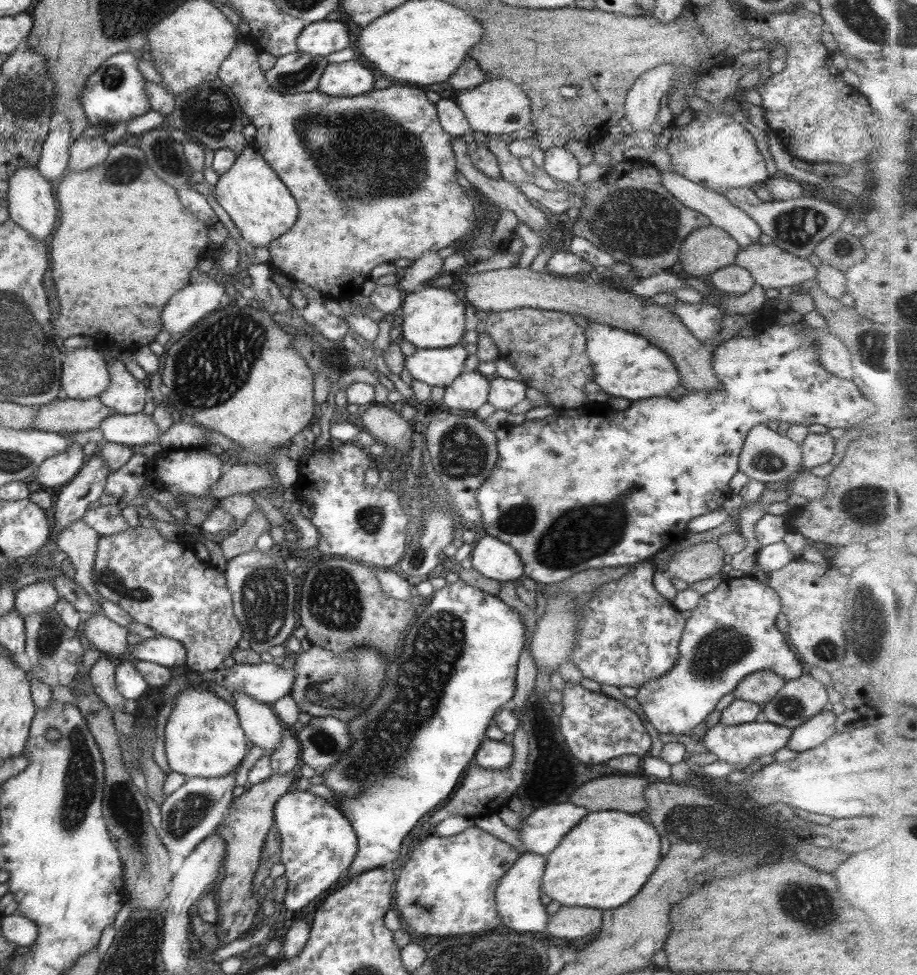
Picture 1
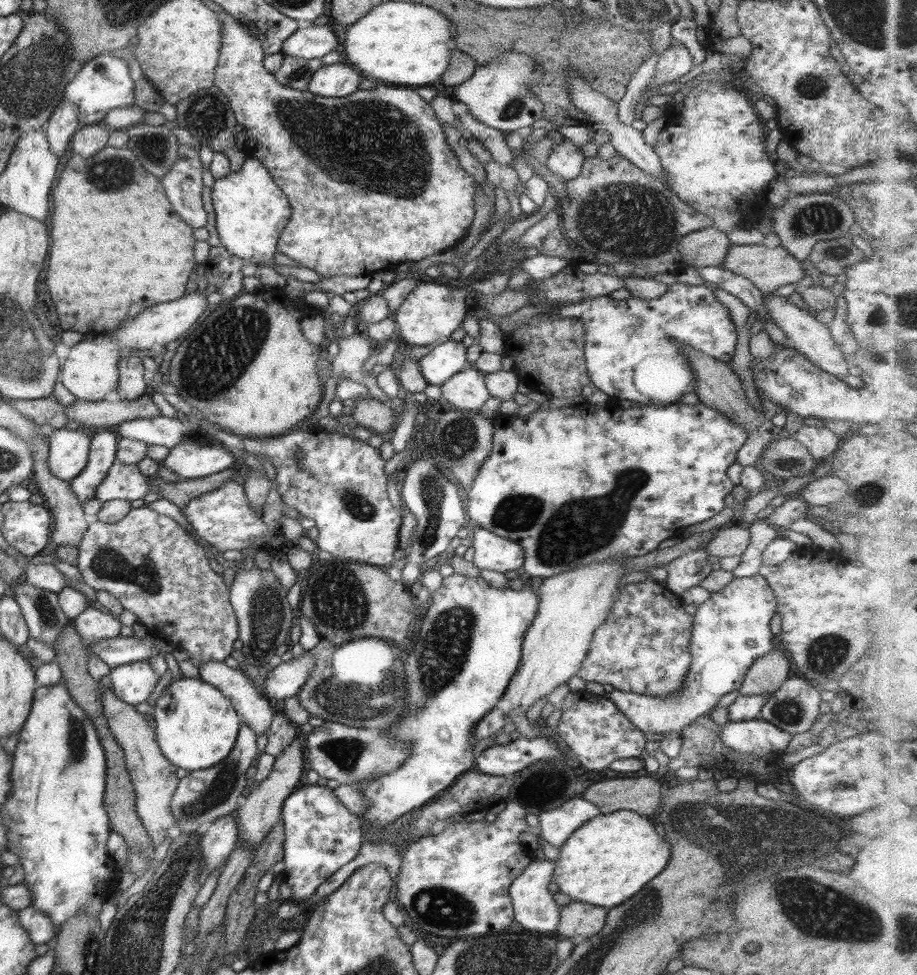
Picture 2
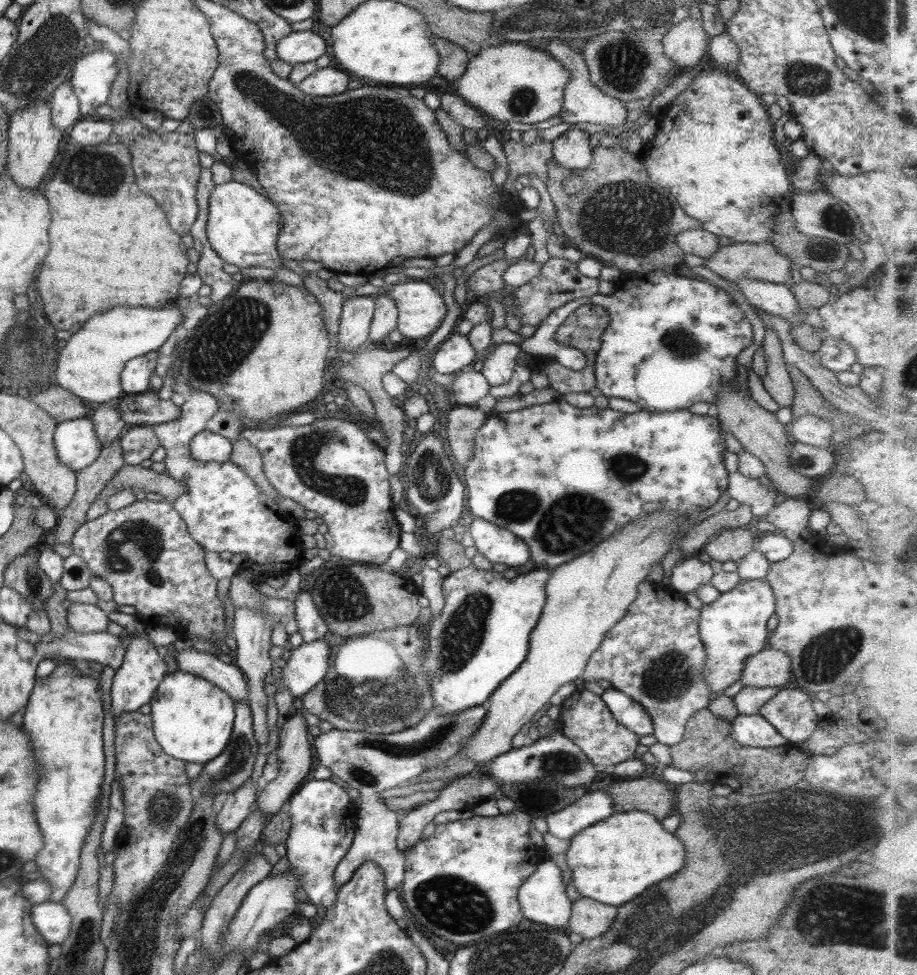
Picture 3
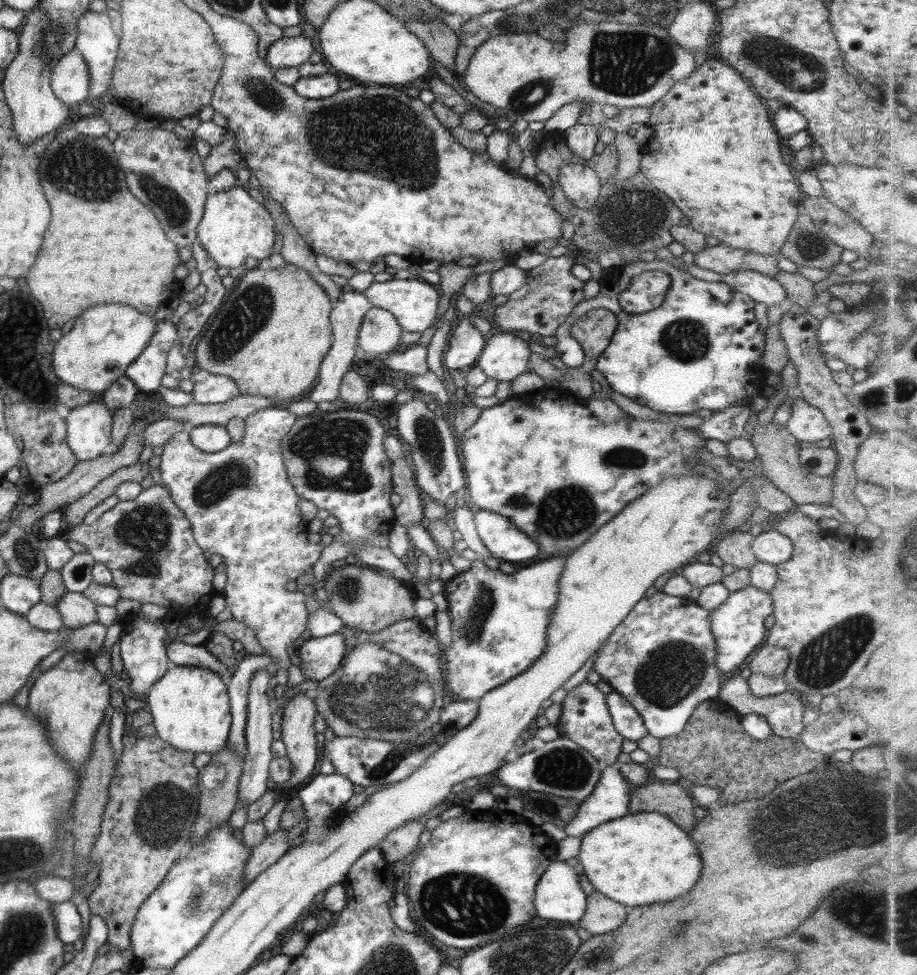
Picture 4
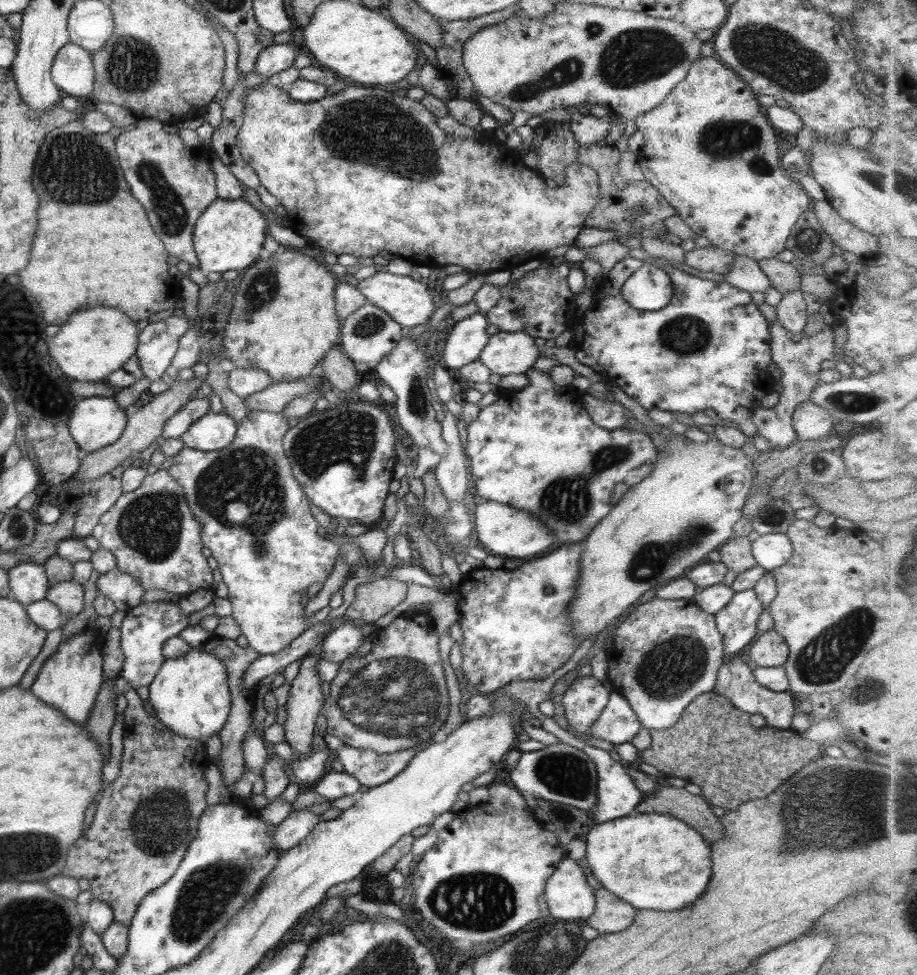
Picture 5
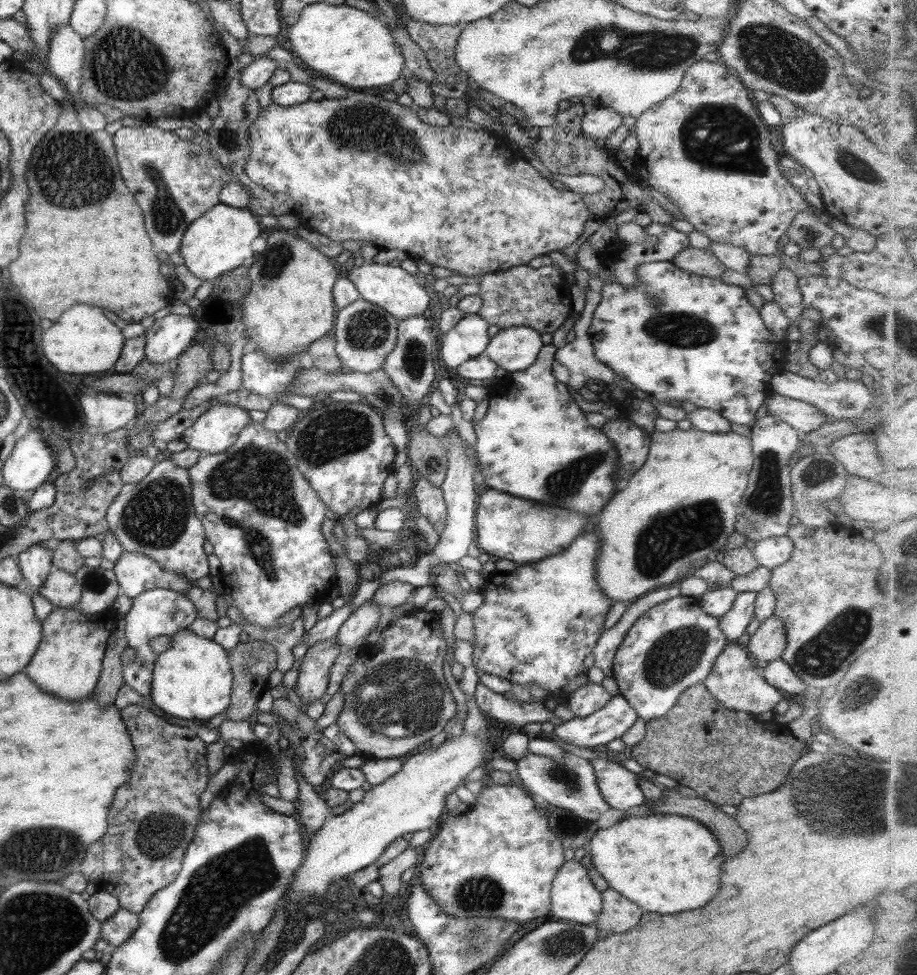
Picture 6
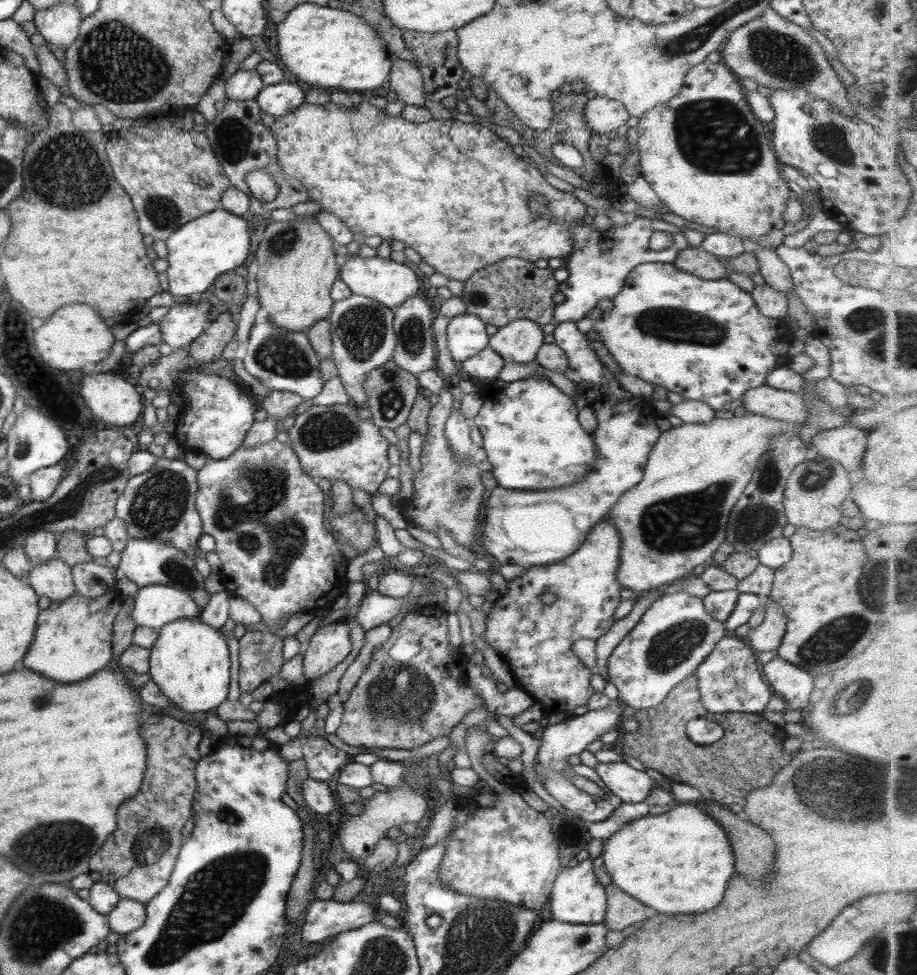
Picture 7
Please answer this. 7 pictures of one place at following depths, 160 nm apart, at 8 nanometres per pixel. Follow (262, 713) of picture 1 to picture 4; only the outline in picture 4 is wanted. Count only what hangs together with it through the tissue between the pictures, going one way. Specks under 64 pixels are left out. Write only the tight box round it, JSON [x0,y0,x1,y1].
[166,641,232,683]

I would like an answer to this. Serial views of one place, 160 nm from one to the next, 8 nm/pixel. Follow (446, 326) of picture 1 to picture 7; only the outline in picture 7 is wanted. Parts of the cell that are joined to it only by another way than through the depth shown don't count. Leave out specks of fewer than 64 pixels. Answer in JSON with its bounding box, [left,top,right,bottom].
[338,254,420,310]

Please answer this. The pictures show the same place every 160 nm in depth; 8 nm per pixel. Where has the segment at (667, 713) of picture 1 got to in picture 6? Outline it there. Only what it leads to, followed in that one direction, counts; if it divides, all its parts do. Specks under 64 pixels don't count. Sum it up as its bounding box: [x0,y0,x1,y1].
[551,592,756,749]

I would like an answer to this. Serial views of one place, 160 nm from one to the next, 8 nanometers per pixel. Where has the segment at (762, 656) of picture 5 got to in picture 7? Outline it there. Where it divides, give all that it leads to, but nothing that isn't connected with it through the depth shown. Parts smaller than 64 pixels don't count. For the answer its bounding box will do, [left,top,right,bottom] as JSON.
[747,600,786,654]

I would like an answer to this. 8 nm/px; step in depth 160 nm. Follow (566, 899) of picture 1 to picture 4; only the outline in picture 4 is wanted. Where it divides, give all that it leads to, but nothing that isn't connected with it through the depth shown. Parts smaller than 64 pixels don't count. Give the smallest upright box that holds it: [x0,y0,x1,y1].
[576,812,701,906]

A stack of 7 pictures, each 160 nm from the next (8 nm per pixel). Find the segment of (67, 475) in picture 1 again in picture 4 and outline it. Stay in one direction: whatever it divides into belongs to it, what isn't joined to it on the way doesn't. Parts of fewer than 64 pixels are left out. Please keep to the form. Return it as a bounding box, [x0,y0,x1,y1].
[65,402,112,461]

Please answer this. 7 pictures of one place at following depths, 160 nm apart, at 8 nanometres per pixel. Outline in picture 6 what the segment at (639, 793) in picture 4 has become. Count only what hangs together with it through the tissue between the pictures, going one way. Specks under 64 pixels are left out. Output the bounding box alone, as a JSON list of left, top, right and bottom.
[650,789,746,858]

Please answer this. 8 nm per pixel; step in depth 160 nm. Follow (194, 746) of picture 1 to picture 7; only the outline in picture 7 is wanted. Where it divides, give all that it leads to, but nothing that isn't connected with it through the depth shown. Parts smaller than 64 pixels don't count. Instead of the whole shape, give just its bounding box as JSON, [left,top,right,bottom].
[148,616,229,712]

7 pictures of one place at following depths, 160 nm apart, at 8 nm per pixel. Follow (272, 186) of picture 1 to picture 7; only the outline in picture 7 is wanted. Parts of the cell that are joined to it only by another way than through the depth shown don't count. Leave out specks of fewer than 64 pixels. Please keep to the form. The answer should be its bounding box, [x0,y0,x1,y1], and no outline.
[164,208,250,297]

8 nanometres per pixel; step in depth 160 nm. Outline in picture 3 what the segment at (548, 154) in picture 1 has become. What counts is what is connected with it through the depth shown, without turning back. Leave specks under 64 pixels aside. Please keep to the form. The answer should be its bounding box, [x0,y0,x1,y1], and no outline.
[552,129,592,172]

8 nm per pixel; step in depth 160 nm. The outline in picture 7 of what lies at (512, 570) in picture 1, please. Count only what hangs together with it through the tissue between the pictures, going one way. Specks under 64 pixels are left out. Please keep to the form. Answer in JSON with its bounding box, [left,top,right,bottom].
[478,321,660,569]

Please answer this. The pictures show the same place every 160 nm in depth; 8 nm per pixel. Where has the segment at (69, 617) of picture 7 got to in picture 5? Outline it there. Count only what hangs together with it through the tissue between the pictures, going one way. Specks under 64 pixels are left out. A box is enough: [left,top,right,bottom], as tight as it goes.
[29,629,104,725]

